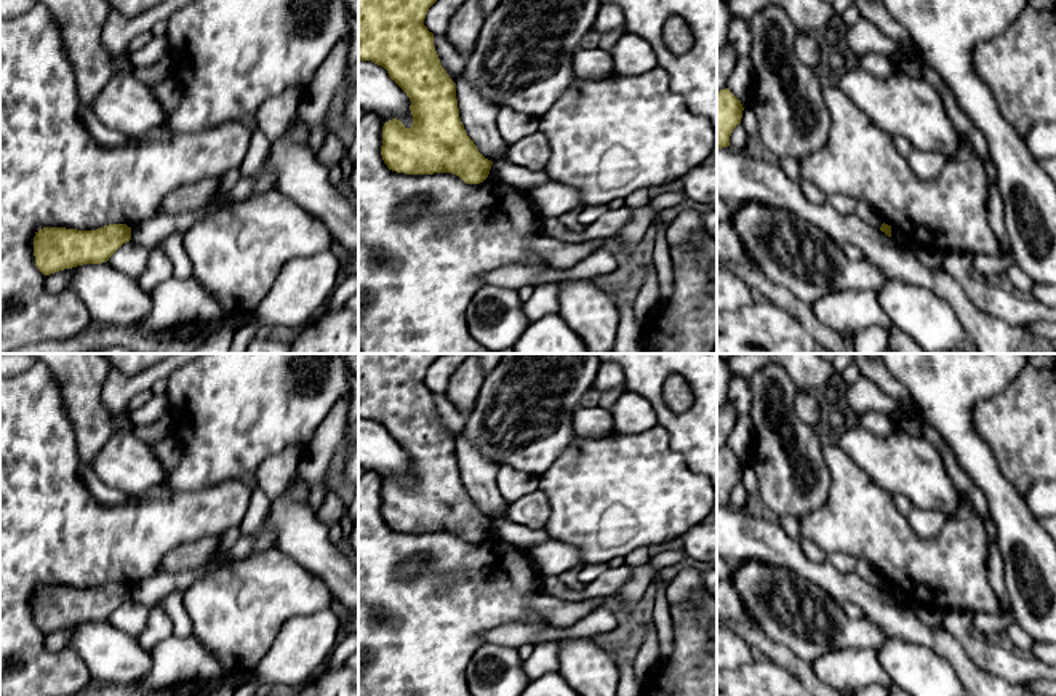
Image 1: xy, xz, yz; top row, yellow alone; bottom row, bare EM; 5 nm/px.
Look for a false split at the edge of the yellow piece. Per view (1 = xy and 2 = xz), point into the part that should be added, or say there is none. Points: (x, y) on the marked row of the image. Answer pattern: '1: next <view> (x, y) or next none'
1: next none
2: next none

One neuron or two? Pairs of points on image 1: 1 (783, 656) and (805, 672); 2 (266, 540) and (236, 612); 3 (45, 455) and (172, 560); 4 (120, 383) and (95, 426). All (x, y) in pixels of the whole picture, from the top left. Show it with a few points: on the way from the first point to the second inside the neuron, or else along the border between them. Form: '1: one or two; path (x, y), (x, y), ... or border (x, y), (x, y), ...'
1: one; path (788, 660), (800, 668)
2: two; border (274, 548), (252, 554)
3: two; border (199, 538), (175, 546), (156, 573)
4: two; border (112, 370), (101, 402), (111, 413), (128, 415)

